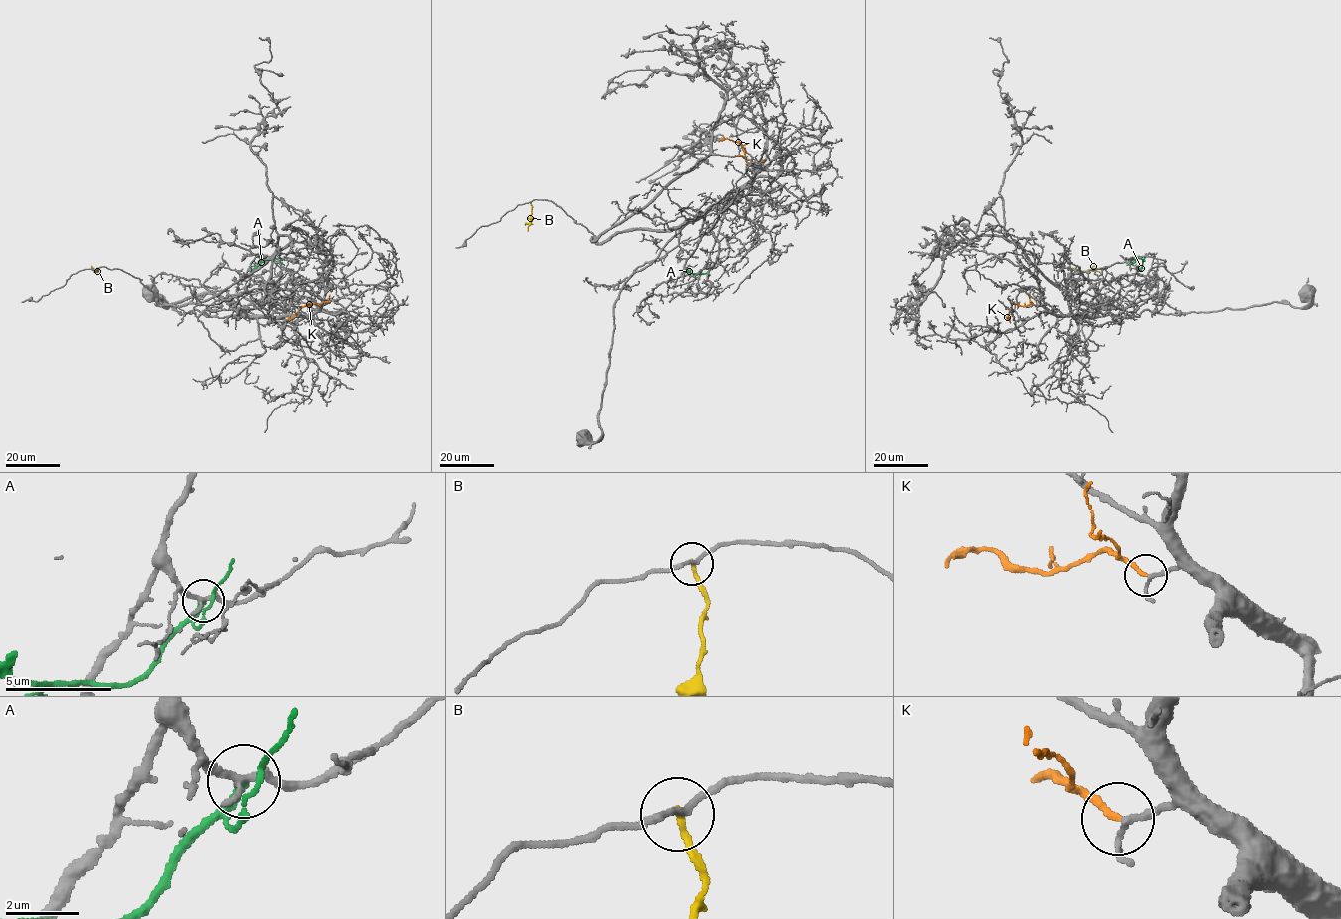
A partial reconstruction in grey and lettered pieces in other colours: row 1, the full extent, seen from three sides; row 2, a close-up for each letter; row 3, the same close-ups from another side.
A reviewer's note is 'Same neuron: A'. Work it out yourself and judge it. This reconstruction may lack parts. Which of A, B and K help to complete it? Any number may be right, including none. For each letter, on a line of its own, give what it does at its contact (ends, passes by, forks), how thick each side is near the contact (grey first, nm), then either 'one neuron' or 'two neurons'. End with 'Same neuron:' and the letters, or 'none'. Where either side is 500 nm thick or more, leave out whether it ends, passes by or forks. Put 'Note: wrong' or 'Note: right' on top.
Note: wrong
A: it ends there; 220 nm thick on the grey side, 260 nm on the other; two neurons
B: it ends there; 160 nm thick on the grey side, 190 nm on the other; two neurons
K: it ends there; 170 nm thick on the grey side, 170 nm on the other; one neuron
Same neuron: K

